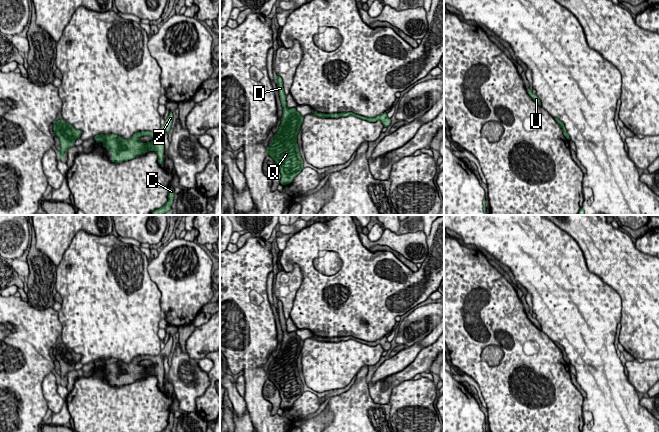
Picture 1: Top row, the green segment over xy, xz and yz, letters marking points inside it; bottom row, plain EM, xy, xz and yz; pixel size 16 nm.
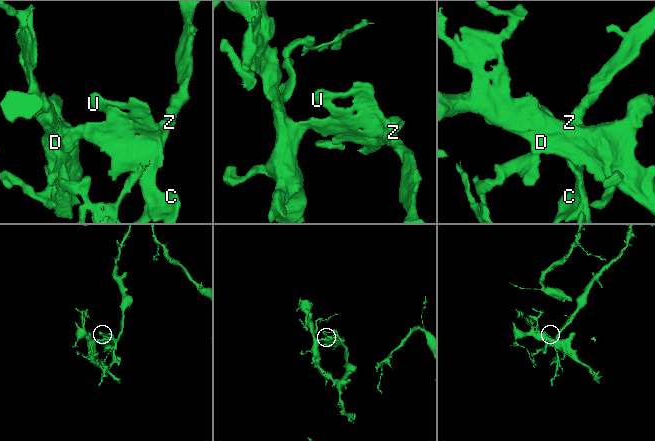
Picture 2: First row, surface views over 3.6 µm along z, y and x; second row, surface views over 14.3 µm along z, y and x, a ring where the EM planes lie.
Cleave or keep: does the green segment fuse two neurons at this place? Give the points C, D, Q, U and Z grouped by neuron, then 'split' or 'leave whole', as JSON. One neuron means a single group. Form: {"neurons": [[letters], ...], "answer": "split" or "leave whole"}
{"neurons": [["C", "U", "Z"], ["D", "Q"]], "answer": "split"}

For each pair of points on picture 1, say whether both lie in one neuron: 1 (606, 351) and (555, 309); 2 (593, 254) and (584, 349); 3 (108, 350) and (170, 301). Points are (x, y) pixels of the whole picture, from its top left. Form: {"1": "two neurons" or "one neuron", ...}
{"1": "one neuron", "2": "two neurons", "3": "two neurons"}

